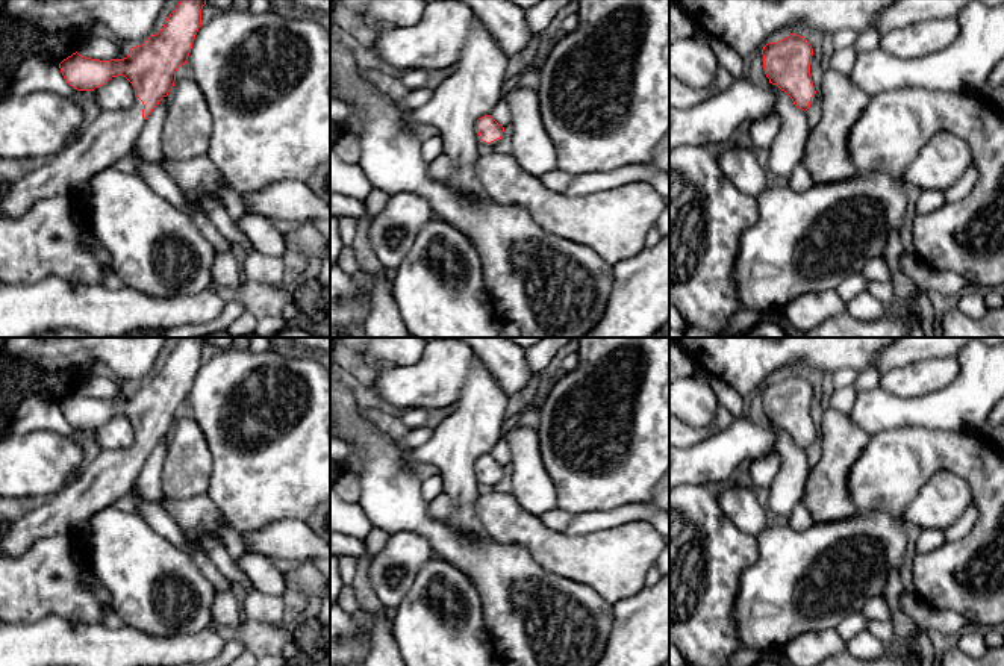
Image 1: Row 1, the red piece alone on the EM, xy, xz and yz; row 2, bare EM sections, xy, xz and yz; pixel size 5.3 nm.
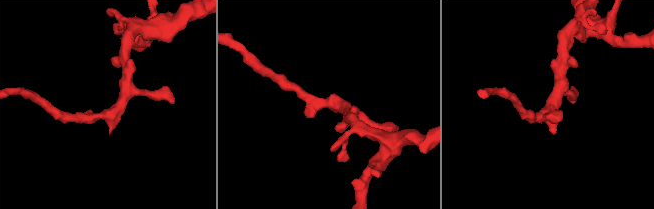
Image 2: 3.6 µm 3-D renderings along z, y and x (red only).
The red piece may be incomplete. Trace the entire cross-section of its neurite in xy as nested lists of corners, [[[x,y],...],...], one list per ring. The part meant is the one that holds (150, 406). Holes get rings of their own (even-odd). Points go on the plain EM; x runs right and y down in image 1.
[[[180,338],[161,371],[151,374],[144,383],[132,386],[124,398],[100,400],[76,391],[59,403],[64,418],[77,430],[94,430],[112,416],[126,416],[135,427],[135,442],[127,450],[101,451],[74,481],[50,496],[41,507],[12,522],[11,528],[0,536],[0,556],[23,556],[39,539],[73,533],[77,527],[86,525],[100,510],[127,501],[145,459],[173,428],[177,407],[188,400],[195,374],[201,366],[204,344],[204,338]]]

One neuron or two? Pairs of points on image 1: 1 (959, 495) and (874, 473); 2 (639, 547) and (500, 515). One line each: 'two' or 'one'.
1: two
2: one

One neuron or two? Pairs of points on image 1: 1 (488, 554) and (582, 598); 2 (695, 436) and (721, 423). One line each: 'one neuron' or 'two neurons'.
1: one neuron
2: one neuron

